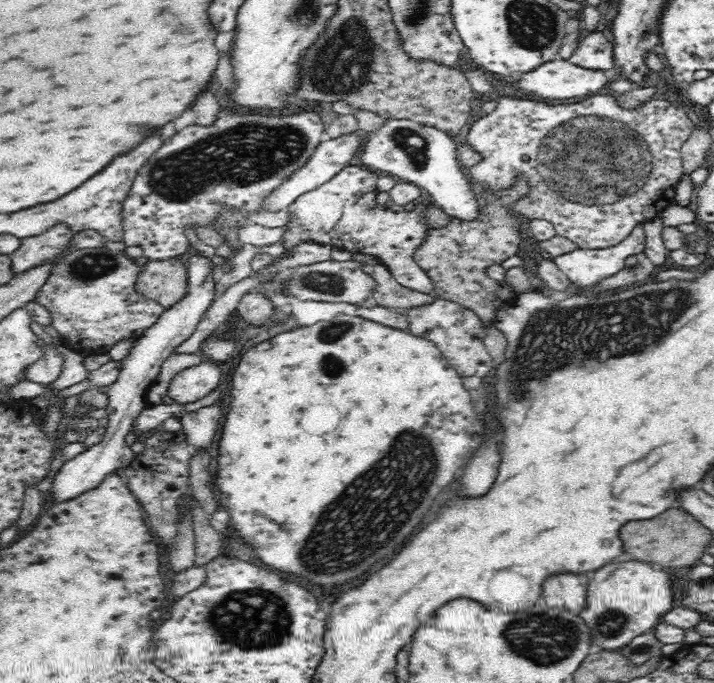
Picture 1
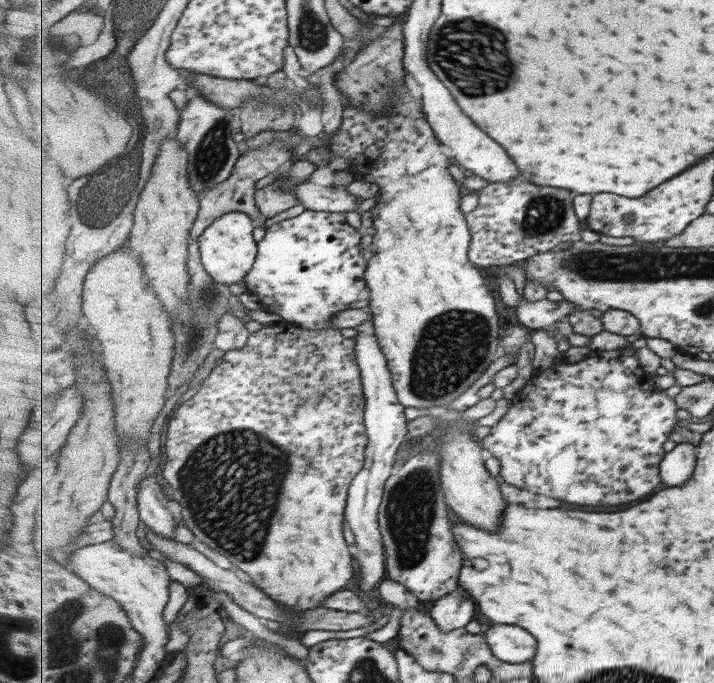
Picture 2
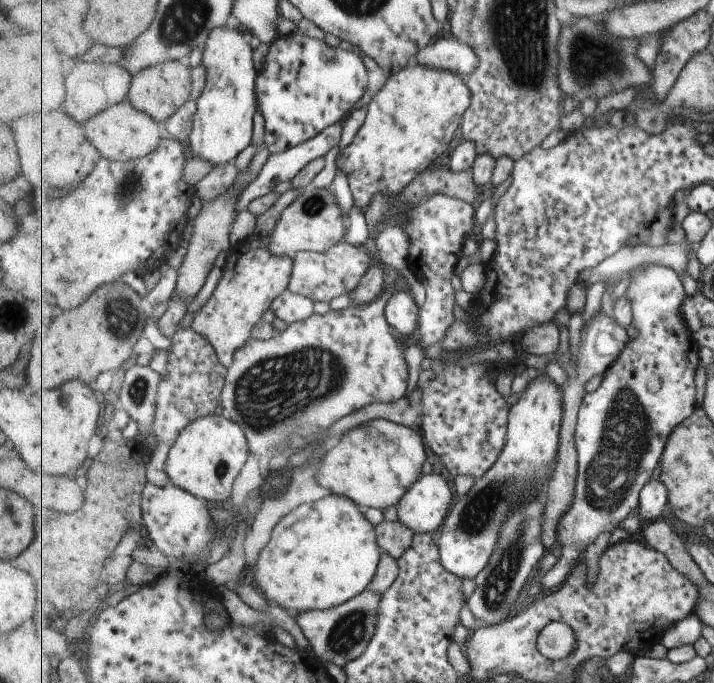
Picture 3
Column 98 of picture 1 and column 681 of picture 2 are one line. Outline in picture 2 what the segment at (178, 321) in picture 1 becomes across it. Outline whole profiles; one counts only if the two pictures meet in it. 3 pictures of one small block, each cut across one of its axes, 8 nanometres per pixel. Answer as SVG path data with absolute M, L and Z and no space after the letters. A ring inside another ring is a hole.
M689 440L678 443L663 459L661 473L667 486L684 485L695 472L697 445Z

